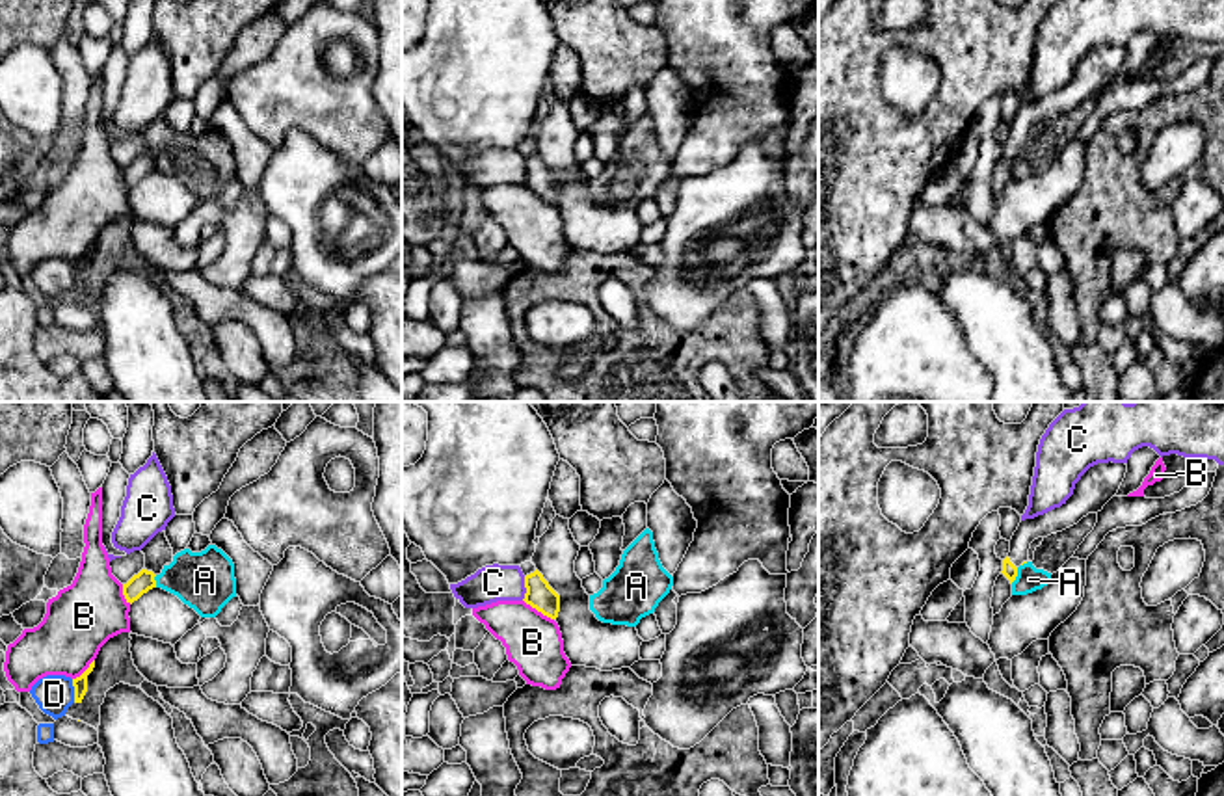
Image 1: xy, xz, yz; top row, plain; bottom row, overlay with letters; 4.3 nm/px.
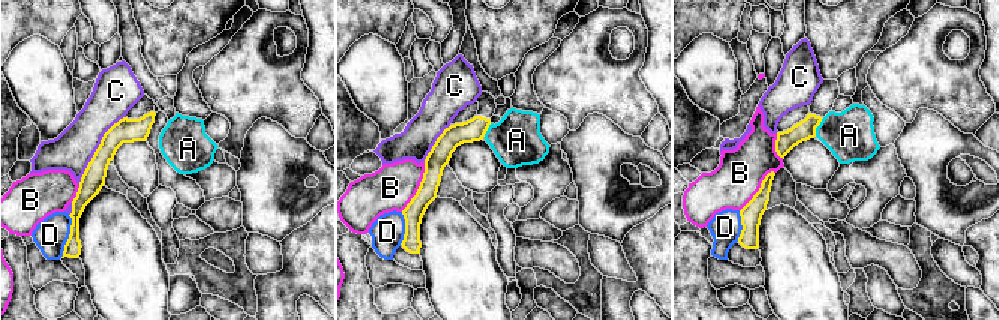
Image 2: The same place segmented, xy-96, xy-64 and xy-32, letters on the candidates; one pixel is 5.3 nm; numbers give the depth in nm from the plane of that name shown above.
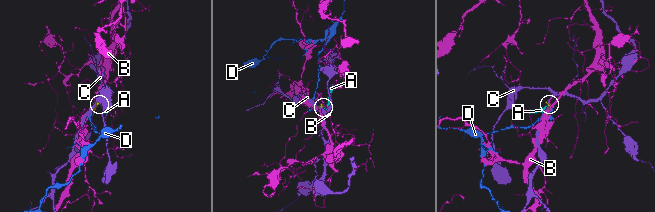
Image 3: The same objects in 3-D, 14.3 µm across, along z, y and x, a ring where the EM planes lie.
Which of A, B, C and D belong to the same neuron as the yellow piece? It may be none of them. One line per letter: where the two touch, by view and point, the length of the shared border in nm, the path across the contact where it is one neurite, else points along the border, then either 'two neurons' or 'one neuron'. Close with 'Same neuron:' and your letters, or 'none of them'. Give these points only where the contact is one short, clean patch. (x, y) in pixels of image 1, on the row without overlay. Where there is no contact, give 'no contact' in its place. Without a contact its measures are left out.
A: contact yz (1016, 159); length 80 nm; border yz (1018, 151), (1018, 159), (1011, 166); two neurons
B: contact xz (538, 194); length 160 nm; border xz (523, 183), (553, 203); two neurons
C: contact xz (525, 170); length 110 nm; two neurons
D: contact xy (75, 274); length 110 nm; border xy (71, 263), (75, 285); two neurons
Same neuron: none of them

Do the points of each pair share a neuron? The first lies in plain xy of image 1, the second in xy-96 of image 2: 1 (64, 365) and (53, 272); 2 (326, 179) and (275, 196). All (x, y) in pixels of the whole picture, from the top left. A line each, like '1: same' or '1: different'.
1: different
2: same

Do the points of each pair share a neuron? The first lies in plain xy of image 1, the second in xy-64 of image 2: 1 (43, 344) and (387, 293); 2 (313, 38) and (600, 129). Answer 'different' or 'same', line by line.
1: different
2: different

